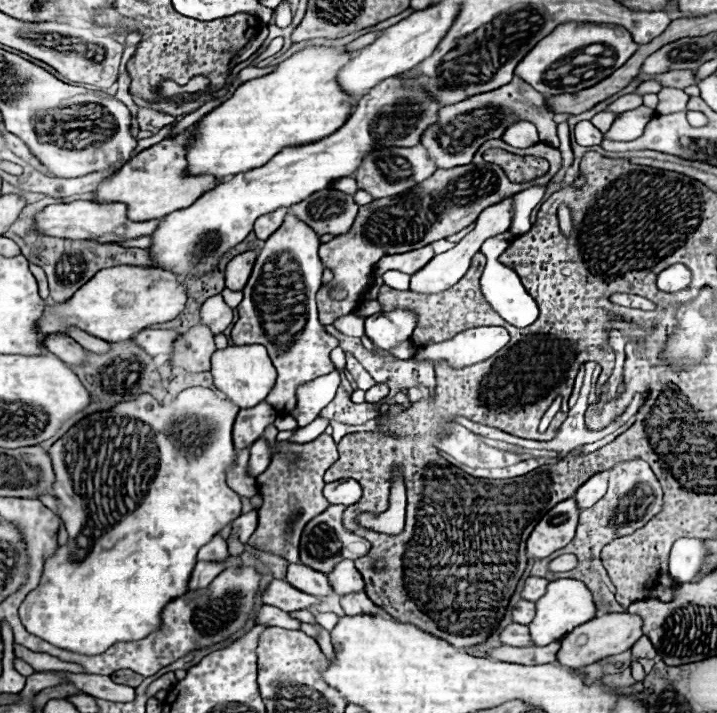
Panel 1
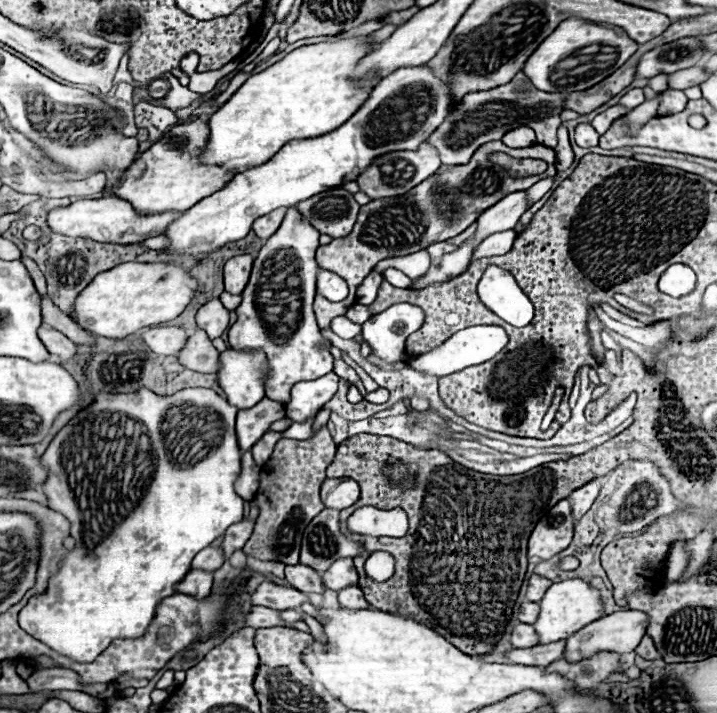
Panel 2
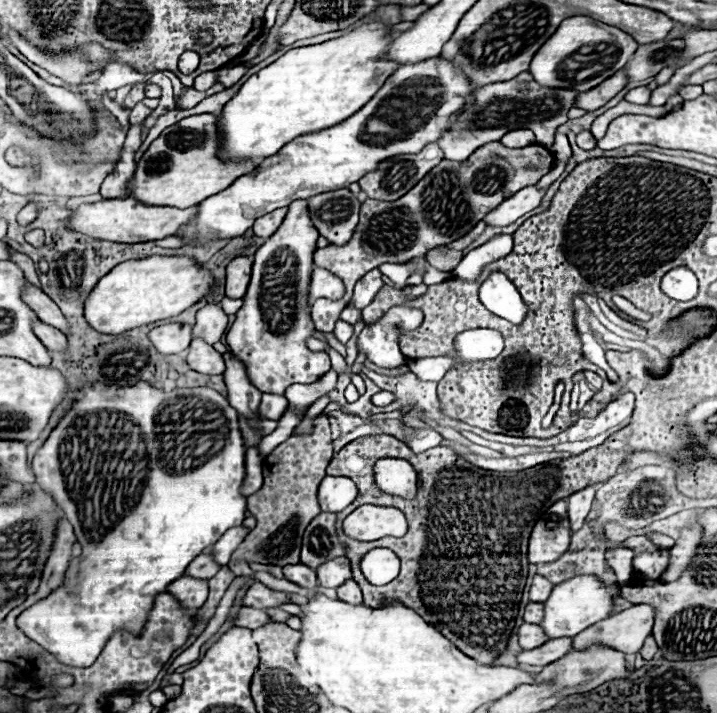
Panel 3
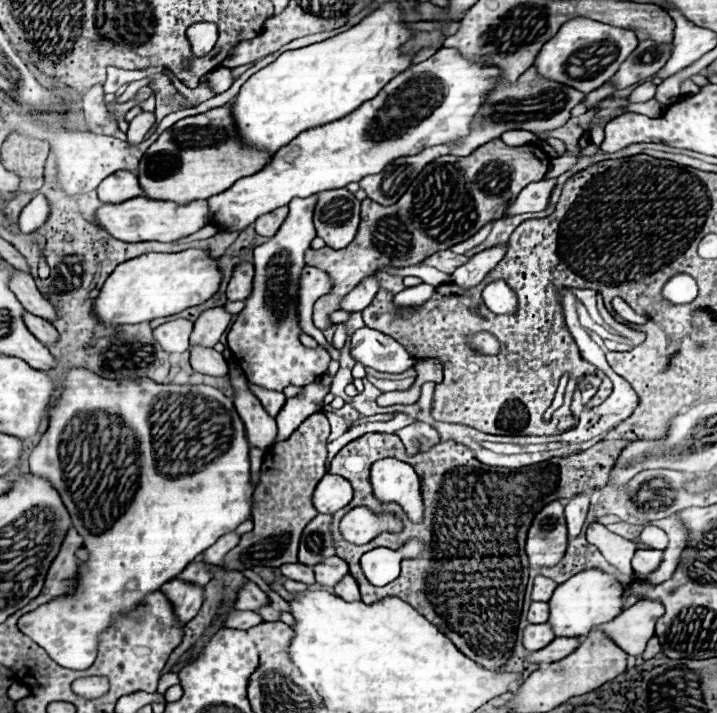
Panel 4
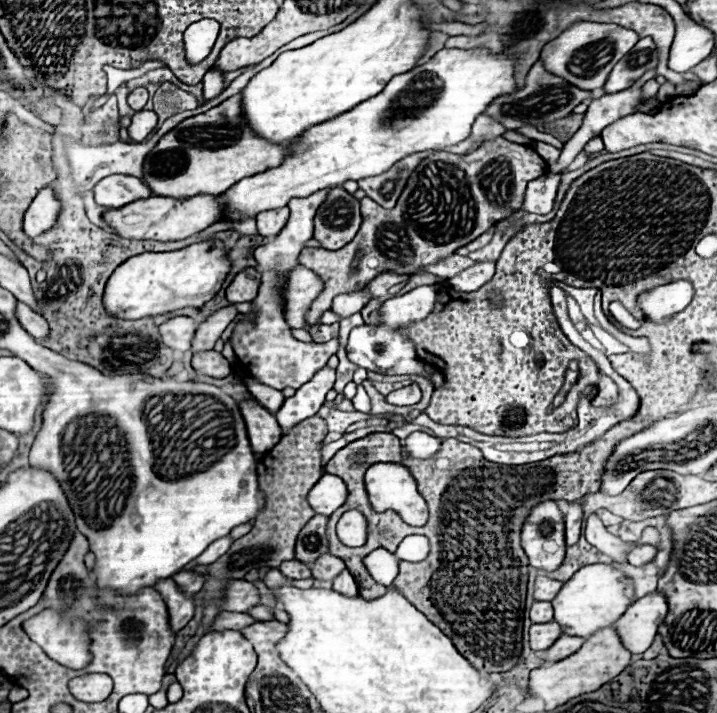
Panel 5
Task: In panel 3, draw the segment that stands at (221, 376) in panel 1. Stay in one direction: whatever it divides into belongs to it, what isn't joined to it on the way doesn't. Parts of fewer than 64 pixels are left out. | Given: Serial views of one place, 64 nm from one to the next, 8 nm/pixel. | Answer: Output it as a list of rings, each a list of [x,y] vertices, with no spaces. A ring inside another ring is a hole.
[[[232,352],[224,354],[224,362],[226,362],[226,372],[222,376],[224,376],[226,388],[228,388],[228,402],[245,418],[254,418],[254,421],[248,422],[251,427],[262,429],[261,440],[264,436],[272,433],[278,423],[274,420],[269,420],[269,423],[260,423],[261,417],[257,410],[260,406],[262,392],[256,386],[252,386],[248,372],[246,372],[246,364],[238,356],[234,356]]]

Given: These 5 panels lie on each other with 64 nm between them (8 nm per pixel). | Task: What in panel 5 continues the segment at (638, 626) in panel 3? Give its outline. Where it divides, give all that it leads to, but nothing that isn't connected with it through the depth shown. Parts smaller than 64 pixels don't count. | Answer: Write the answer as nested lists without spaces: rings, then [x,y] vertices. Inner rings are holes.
[[[652,592],[636,600],[616,622],[616,634],[630,654],[642,654],[658,634],[658,626],[668,614],[666,596]]]

